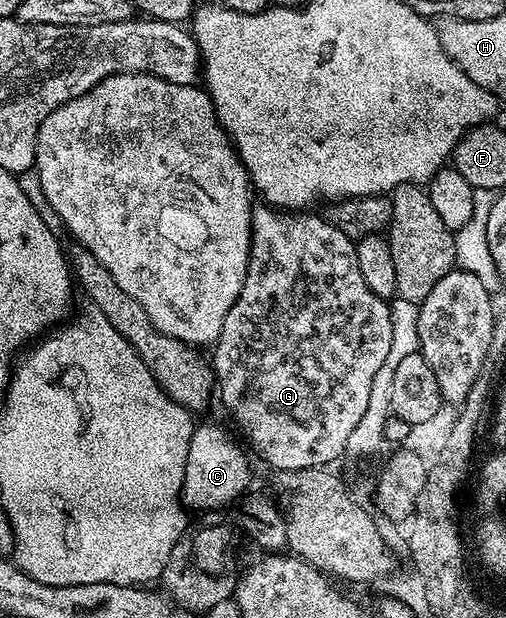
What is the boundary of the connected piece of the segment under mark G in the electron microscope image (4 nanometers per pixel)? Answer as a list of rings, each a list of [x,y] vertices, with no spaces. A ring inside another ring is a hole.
[[[268,204],[253,206],[251,212],[251,240],[249,241],[249,271],[245,277],[243,288],[239,292],[239,300],[227,312],[227,320],[223,320],[223,328],[219,332],[212,347],[211,365],[215,375],[215,386],[219,391],[219,402],[229,409],[231,417],[237,421],[245,438],[261,453],[267,465],[279,470],[315,470],[328,467],[337,457],[342,457],[347,448],[347,440],[351,431],[359,428],[359,420],[363,420],[363,412],[367,412],[367,400],[371,400],[371,384],[375,384],[375,372],[383,368],[383,360],[387,360],[387,352],[391,352],[391,312],[390,303],[379,297],[363,280],[363,272],[359,272],[359,260],[354,239],[343,236],[336,224],[328,217],[313,212],[290,212],[274,208]]]

